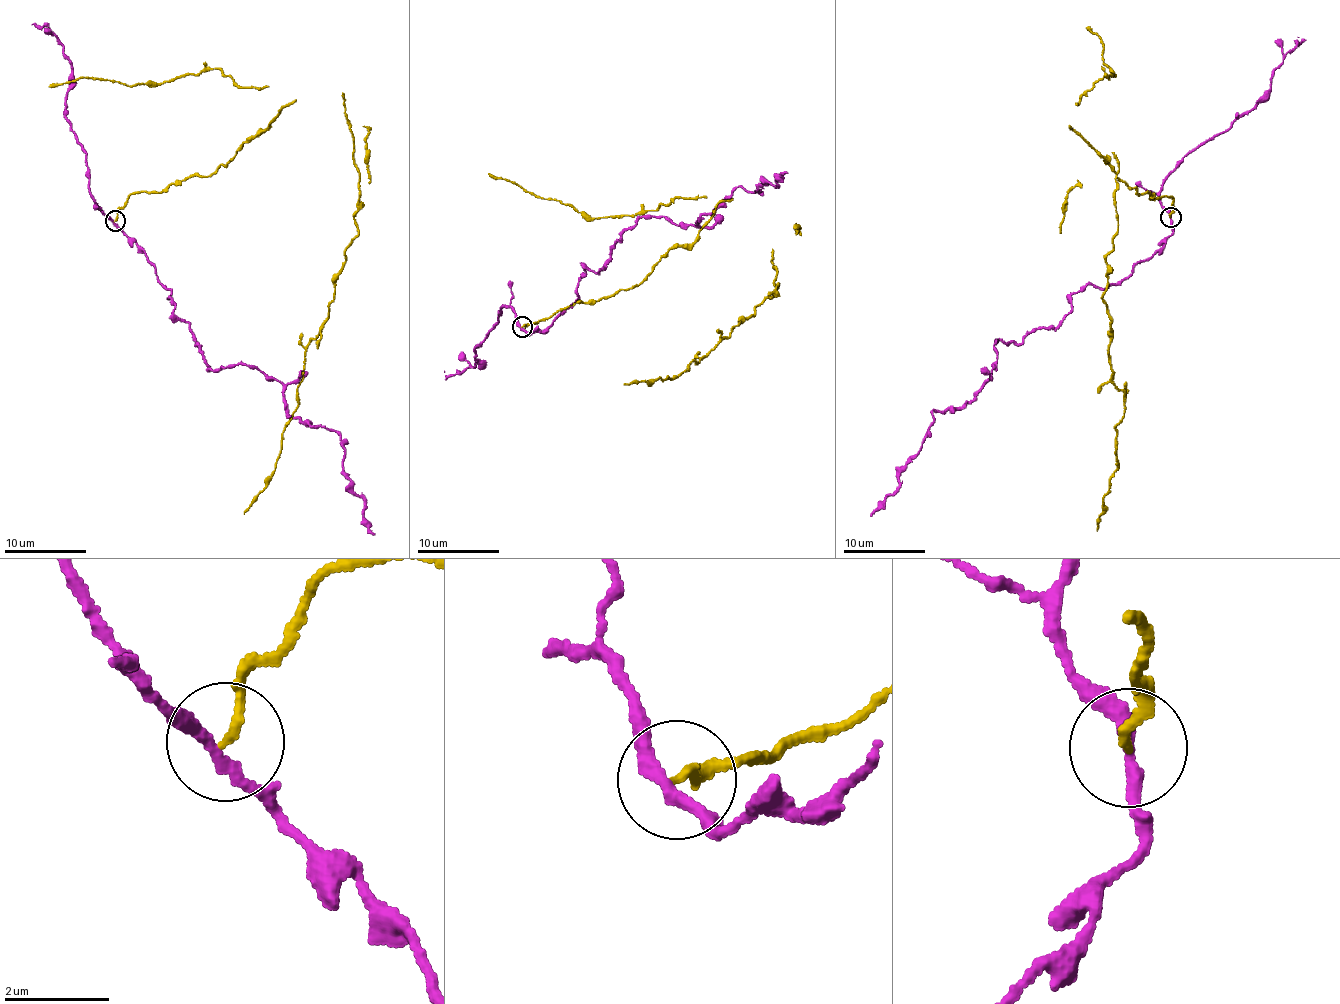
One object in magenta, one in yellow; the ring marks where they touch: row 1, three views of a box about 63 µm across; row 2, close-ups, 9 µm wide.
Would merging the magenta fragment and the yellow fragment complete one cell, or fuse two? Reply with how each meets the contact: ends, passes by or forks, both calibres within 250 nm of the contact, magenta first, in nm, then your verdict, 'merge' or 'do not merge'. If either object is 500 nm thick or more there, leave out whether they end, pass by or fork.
magenta passes by; yellow ends there; 240 nm thick on the magenta side, 170 nm on the other; do not merge

